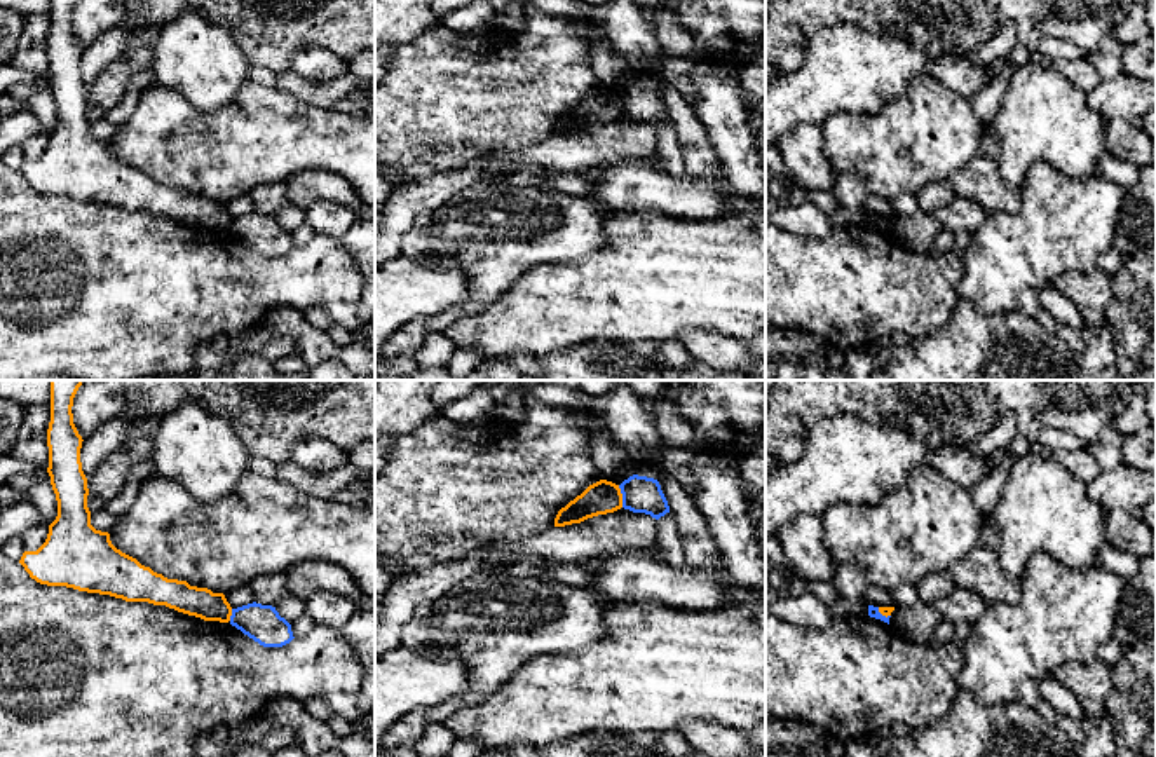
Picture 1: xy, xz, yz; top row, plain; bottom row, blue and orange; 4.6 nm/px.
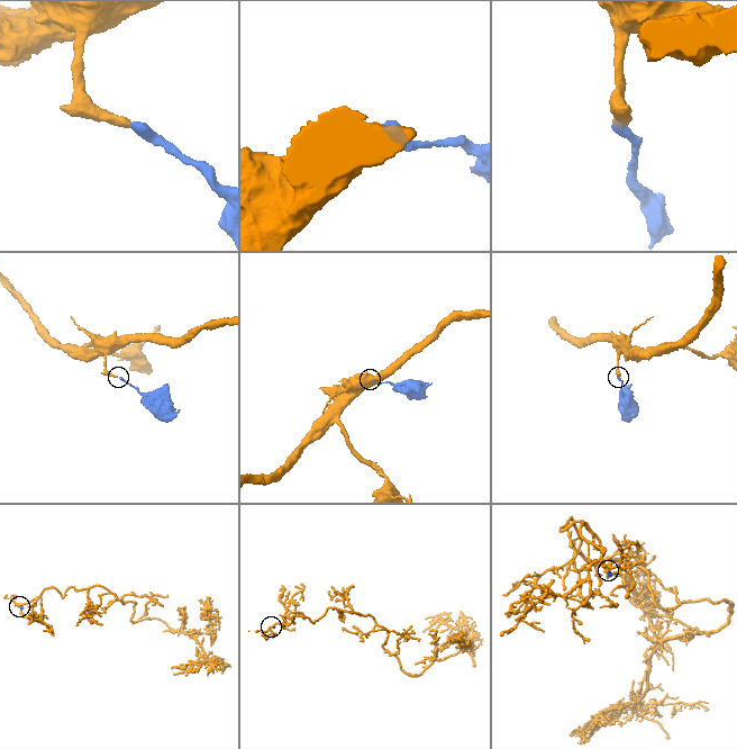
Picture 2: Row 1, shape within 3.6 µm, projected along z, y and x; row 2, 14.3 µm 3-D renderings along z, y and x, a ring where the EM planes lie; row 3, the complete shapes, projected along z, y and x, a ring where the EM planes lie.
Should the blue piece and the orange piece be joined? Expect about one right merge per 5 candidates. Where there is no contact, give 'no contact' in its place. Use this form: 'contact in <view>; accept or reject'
contact in xz; reject

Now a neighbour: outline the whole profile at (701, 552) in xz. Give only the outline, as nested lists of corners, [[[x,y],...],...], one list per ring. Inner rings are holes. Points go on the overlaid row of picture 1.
[[[640,457],[635,474],[659,481],[670,513],[677,522],[678,535],[685,551],[685,565],[692,569],[727,570],[706,518],[671,473],[657,464],[656,459]]]

